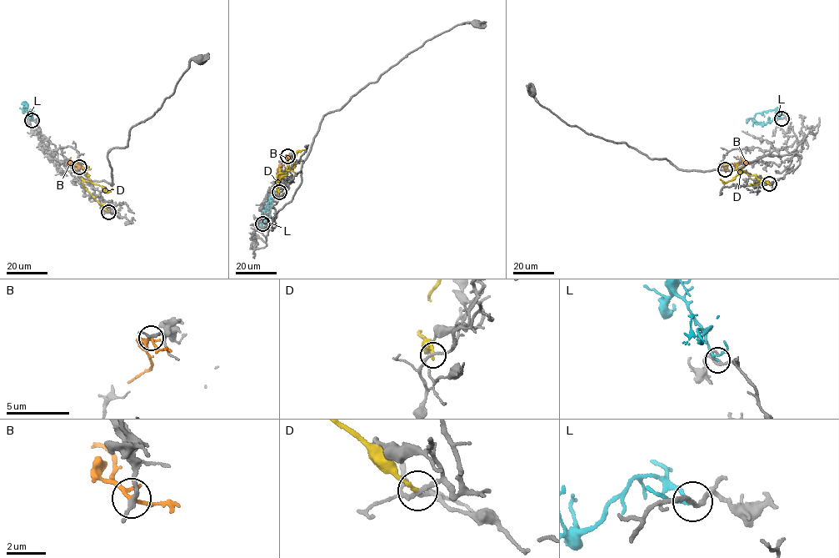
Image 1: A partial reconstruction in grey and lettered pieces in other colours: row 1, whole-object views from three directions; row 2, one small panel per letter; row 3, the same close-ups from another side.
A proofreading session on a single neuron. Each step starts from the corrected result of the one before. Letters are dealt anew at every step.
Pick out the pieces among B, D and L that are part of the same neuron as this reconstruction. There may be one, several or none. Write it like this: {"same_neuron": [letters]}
{"same_neuron": ["L"]}

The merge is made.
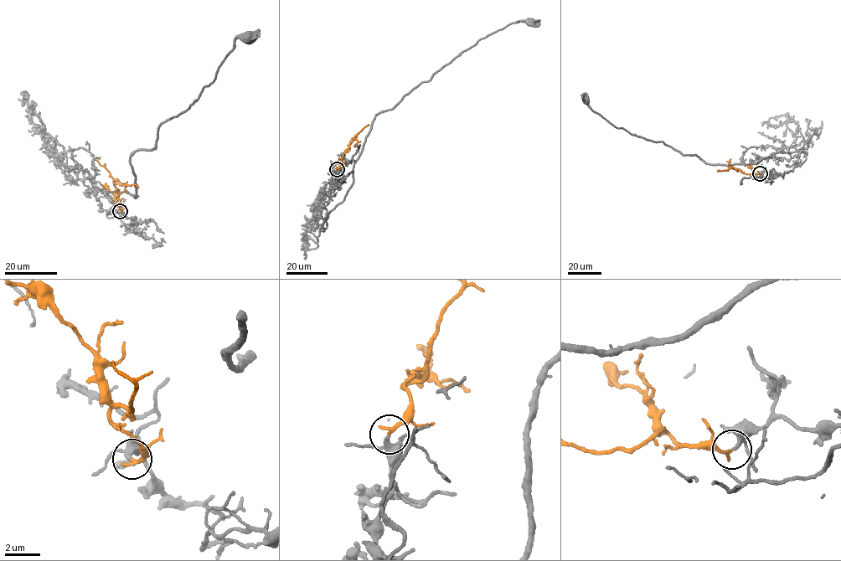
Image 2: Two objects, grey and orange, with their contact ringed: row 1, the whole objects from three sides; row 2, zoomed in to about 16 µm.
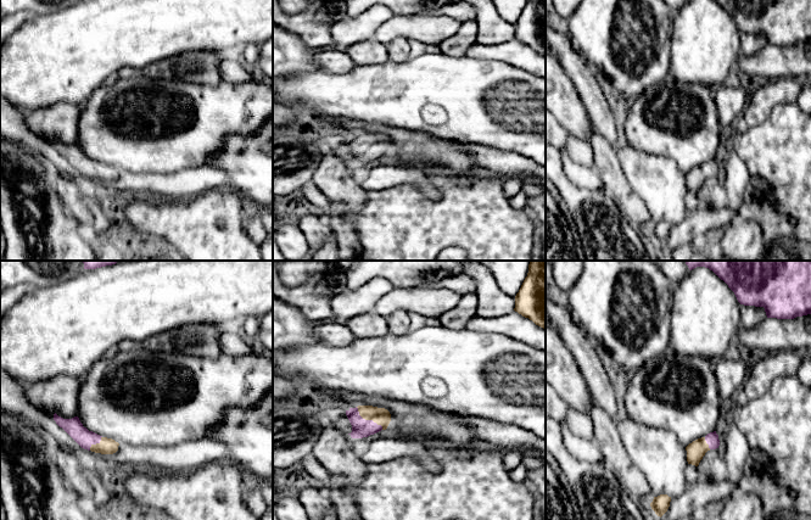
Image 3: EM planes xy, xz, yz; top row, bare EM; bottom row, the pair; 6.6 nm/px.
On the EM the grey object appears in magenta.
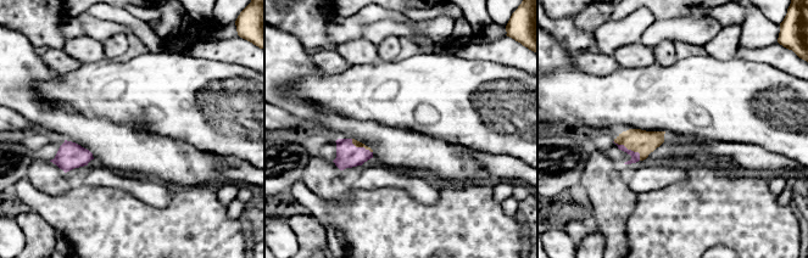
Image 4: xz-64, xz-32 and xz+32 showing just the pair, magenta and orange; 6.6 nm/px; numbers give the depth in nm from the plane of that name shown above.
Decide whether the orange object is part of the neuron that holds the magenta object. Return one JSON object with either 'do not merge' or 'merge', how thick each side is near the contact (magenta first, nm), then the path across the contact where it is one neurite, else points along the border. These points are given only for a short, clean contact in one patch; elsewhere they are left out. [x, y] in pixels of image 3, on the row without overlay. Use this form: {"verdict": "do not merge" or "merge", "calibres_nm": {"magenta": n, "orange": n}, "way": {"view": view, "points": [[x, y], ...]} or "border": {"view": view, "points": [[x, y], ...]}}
{"verdict": "merge", "calibres_nm": {"magenta": 130, "orange": 110}, "way": {"view": "xz", "points": [[361, 155], [368, 147], [381, 144]]}}

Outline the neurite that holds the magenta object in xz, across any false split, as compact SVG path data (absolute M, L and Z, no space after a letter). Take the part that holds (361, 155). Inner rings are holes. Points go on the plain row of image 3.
M373 133L349 135L346 142L352 152L352 160L348 161L352 166L363 166L386 157L391 149L387 136Z

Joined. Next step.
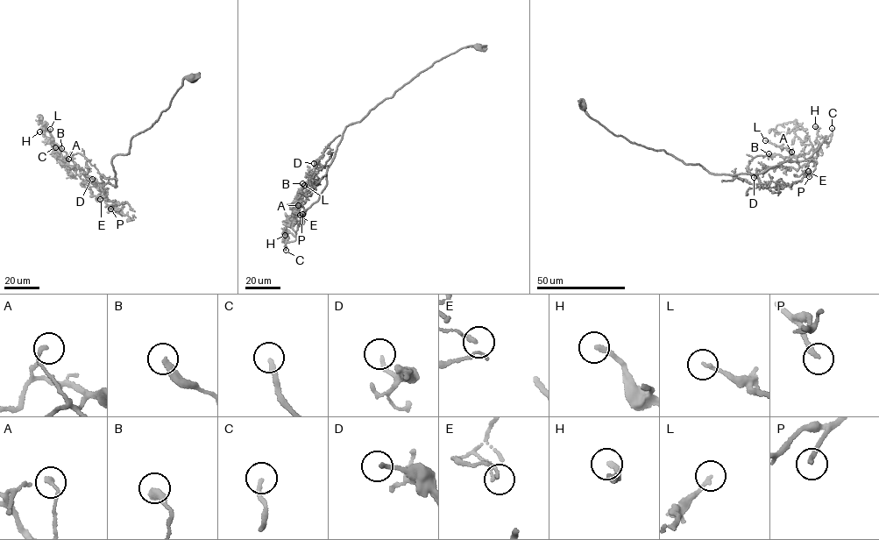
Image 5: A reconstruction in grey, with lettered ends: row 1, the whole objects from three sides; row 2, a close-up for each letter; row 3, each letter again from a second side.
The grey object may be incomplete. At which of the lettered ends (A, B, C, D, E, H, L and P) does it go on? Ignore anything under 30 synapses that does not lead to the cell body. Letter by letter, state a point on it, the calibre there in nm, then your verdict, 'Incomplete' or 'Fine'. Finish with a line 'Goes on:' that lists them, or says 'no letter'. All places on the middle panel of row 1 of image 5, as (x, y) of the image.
A: Place: (298, 205). Thickness 140 nm. Fine
B: Place: (302, 183). Thickness 320 nm. Incomplete
C: Place: (286, 250). Thickness 180 nm. Incomplete
D: Place: (314, 163). Thickness 200 nm. Fine
E: Place: (300, 215). Thickness 170 nm. Fine
H: Place: (285, 235). Thickness 240 nm. Incomplete
L: Place: (304, 185). Thickness 160 nm. Fine
P: Place: (302, 214). Thickness 200 nm. Incomplete
Goes on: B, C, H, P

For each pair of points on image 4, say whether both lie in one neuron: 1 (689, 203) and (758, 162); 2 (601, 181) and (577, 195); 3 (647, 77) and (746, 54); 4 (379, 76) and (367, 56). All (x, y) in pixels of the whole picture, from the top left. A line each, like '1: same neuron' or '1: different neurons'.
1: different neurons
2: different neurons
3: different neurons
4: different neurons

